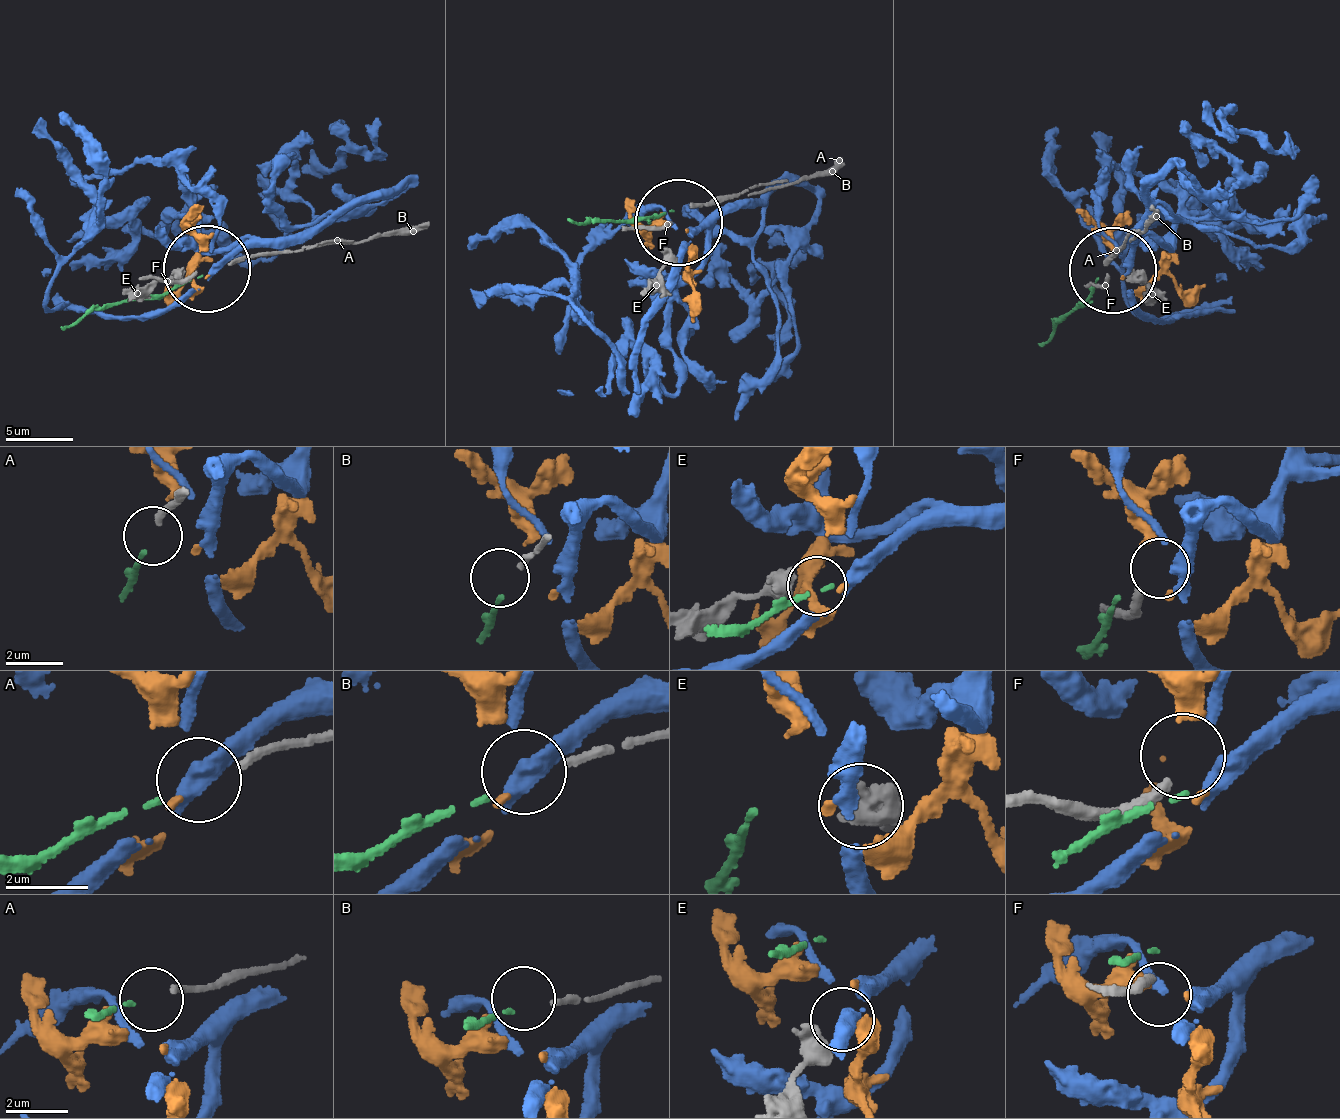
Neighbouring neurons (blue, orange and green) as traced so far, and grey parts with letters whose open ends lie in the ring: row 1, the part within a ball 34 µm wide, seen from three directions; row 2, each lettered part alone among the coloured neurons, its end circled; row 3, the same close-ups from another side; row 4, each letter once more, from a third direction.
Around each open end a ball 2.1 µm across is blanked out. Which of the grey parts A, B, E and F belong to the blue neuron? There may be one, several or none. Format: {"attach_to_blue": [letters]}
{"attach_to_blue": []}

